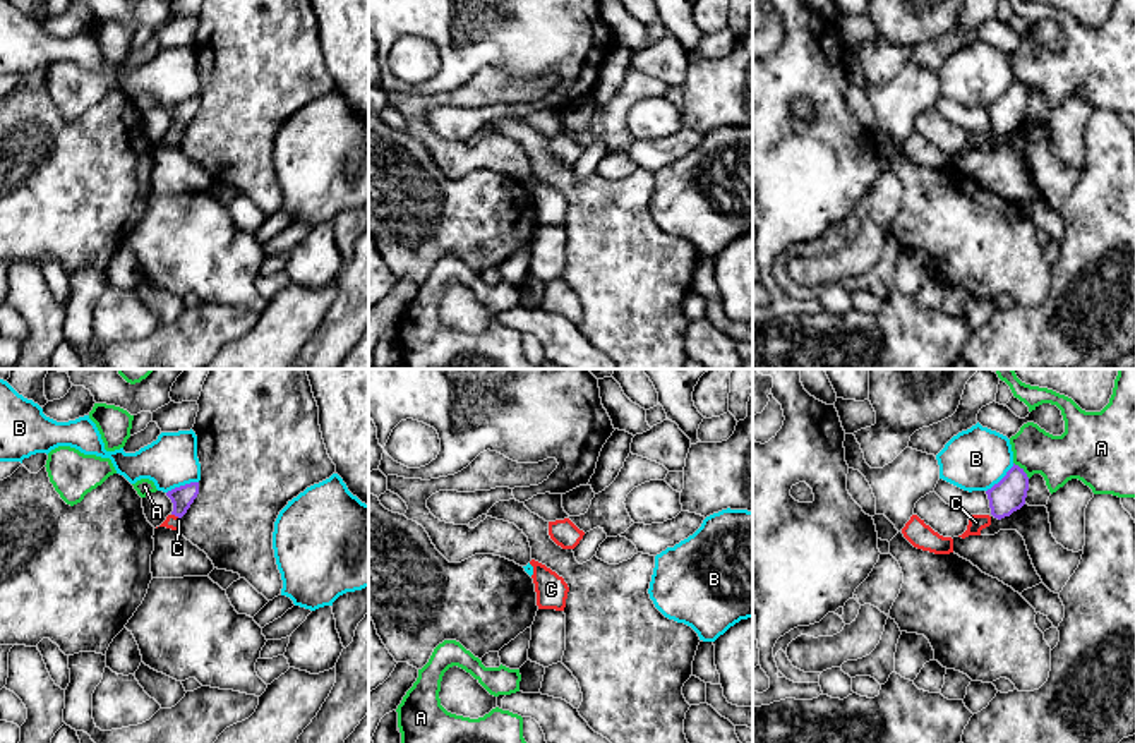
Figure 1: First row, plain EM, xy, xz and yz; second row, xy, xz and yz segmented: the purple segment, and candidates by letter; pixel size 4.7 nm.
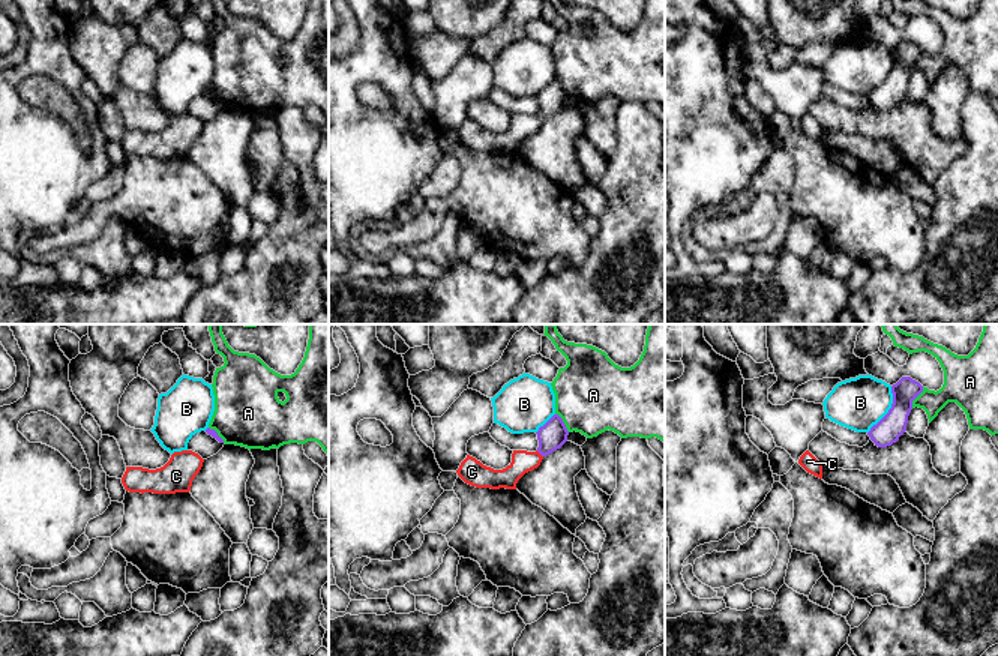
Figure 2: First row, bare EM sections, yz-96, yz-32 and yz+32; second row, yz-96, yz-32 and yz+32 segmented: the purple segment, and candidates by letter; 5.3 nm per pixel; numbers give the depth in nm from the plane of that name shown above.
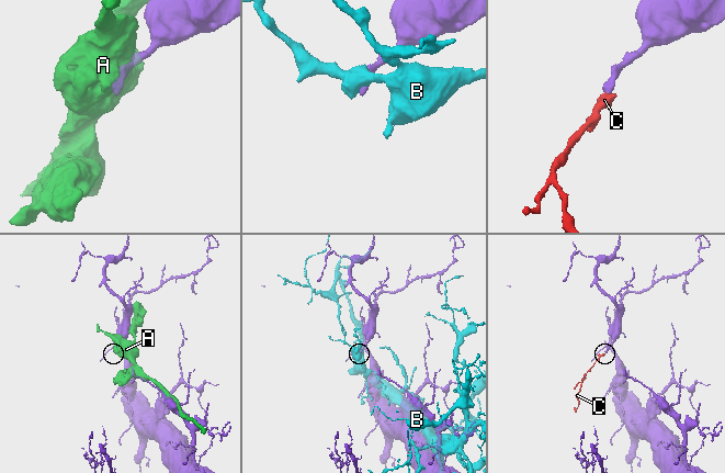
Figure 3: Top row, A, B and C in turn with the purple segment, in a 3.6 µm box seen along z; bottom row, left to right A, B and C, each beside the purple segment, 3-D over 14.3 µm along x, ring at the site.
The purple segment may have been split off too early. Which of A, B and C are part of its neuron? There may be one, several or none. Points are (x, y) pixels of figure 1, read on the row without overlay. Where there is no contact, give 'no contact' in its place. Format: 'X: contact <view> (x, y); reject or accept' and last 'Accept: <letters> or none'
A: contact yz (1022, 86); reject
B: contact xy (182, 102); reject
C: contact xy (177, 131); accept
Accept: C

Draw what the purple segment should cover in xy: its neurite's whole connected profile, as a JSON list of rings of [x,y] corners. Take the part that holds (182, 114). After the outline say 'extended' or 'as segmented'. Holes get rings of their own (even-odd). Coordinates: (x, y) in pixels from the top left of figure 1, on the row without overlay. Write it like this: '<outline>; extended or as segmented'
[[[190,98],[168,106],[166,112],[173,118],[173,127],[166,132],[166,136],[159,142],[180,146],[182,132],[187,129],[197,110],[199,110],[199,98]]]; extended

